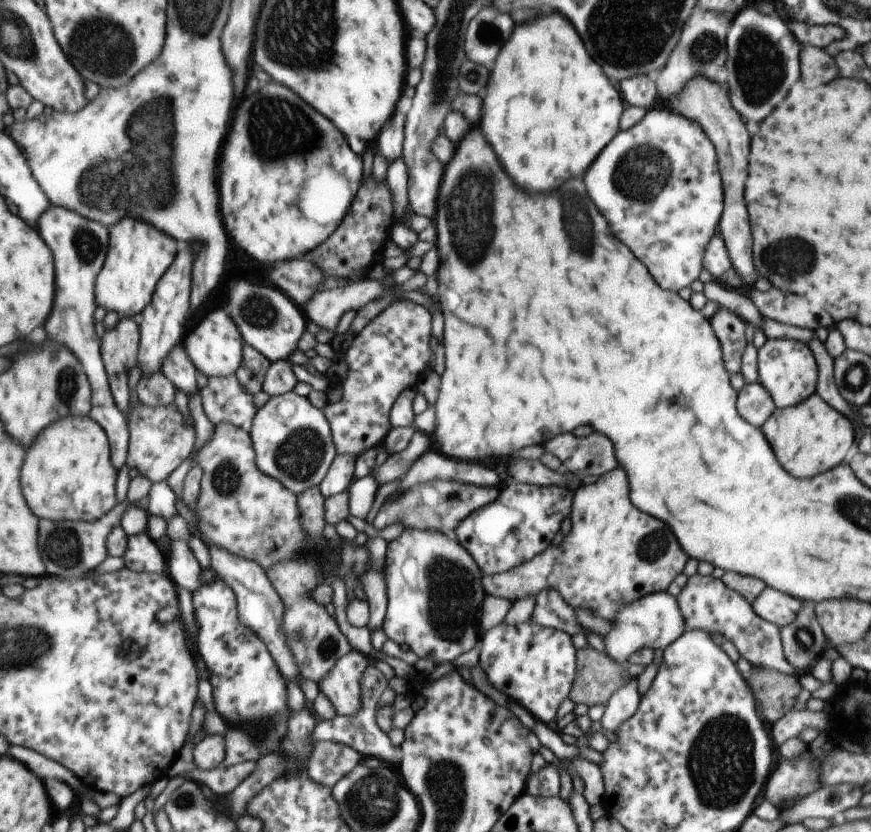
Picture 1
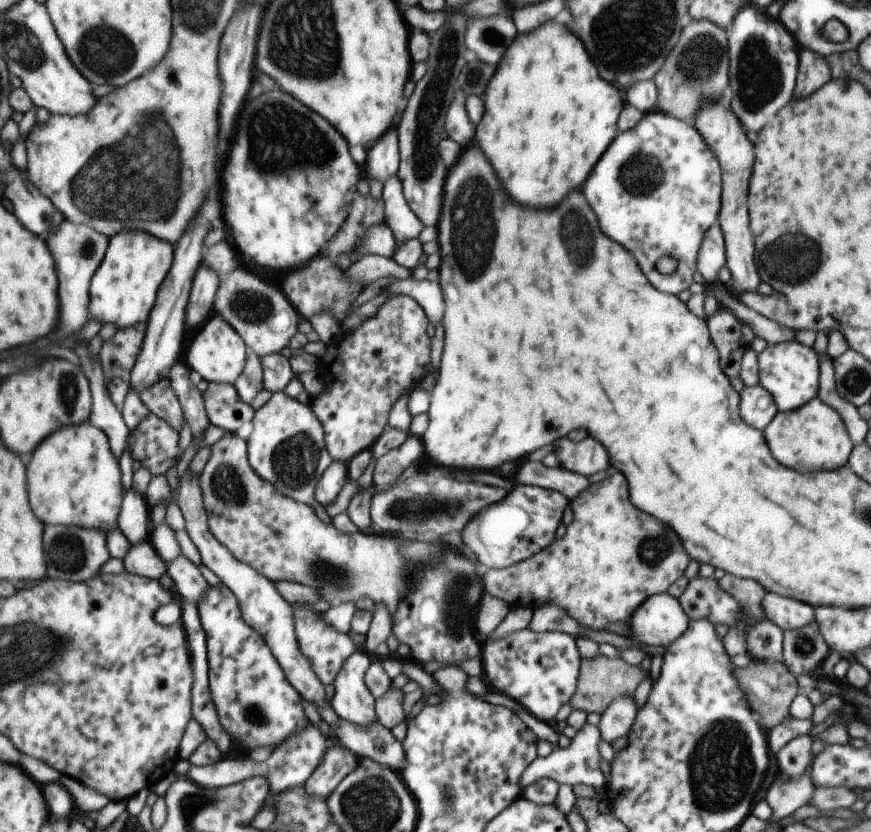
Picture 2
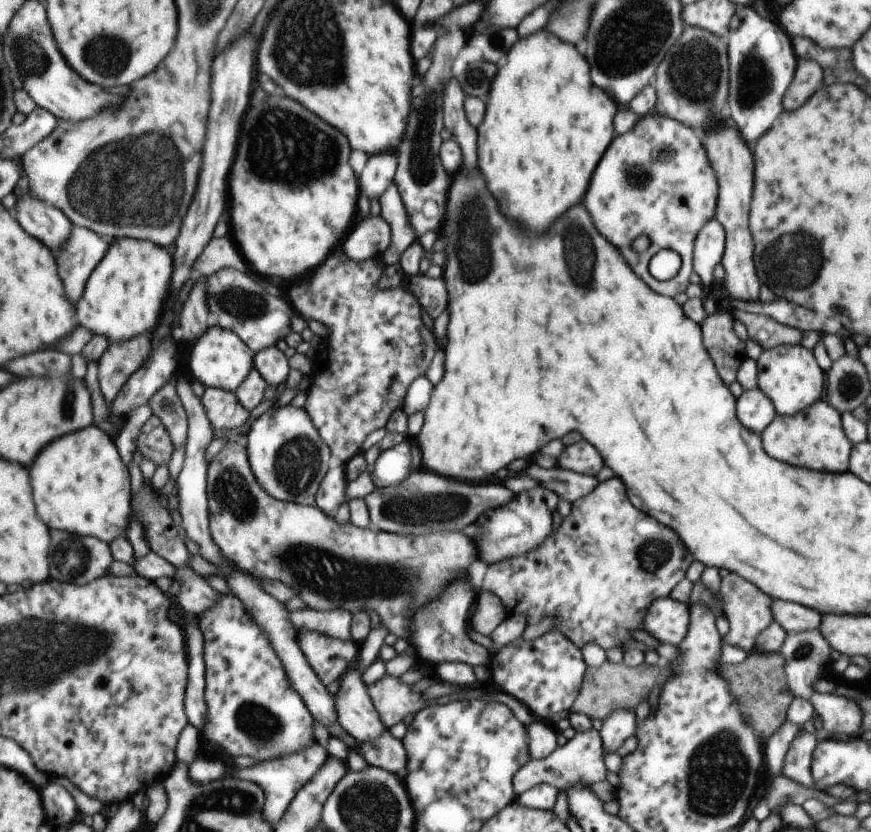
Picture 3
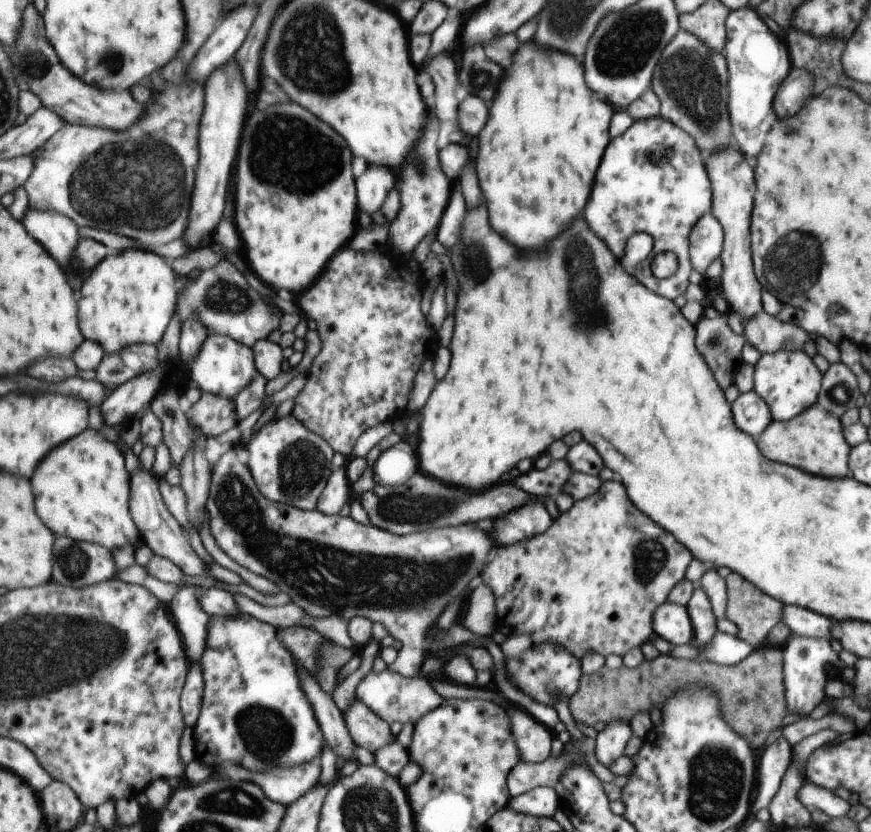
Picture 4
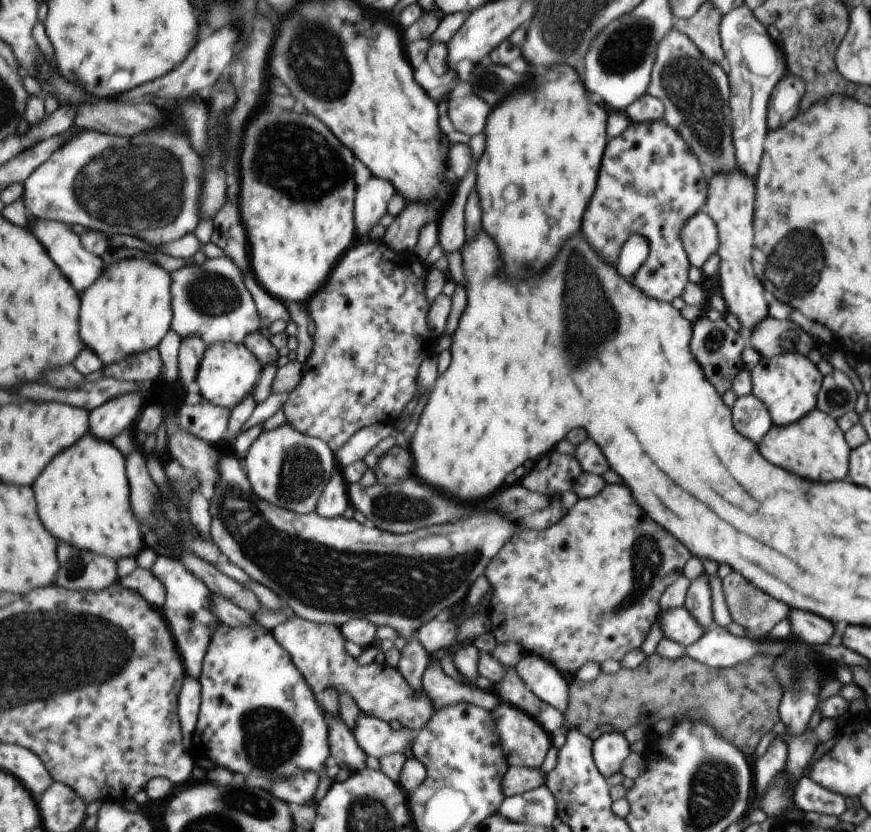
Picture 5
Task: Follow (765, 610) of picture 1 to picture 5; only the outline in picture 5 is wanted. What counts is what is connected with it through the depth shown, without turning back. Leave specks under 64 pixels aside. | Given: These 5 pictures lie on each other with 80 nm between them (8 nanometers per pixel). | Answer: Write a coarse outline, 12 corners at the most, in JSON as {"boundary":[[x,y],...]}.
{"boundary":[[793,610],[787,617],[794,639],[817,646],[831,636],[831,624]]}

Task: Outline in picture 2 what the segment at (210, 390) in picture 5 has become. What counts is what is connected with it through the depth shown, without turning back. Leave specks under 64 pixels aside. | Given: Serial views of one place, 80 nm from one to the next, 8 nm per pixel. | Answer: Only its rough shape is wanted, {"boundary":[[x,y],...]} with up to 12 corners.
{"boundary":[[221,314],[193,334],[184,357],[208,383],[235,384],[251,353]]}

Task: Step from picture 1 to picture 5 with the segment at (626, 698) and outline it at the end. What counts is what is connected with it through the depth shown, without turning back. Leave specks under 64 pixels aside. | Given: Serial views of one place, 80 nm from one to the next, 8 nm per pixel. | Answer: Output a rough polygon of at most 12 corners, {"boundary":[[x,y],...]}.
{"boundary":[[622,731],[592,740],[592,761],[602,775],[621,770],[630,753]]}

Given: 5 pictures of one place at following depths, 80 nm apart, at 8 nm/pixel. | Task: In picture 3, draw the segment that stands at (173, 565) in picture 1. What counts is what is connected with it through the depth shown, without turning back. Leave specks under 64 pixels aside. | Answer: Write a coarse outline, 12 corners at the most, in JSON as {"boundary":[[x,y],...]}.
{"boundary":[[189,565],[175,567],[177,601],[199,616],[221,594]]}

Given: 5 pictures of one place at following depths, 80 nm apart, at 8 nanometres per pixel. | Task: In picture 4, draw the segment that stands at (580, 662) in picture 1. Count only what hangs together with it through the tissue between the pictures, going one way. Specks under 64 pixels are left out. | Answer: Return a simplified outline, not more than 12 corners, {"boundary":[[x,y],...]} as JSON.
{"boundary":[[781,647],[733,667],[657,655],[581,675],[573,720],[597,726],[707,683],[758,746],[789,718]]}

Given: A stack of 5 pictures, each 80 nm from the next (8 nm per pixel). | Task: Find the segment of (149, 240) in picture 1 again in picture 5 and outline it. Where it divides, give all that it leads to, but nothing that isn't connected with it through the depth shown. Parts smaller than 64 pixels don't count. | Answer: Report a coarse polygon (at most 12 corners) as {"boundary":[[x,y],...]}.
{"boundary":[[108,264],[81,296],[81,336],[115,365],[158,348],[172,274]]}

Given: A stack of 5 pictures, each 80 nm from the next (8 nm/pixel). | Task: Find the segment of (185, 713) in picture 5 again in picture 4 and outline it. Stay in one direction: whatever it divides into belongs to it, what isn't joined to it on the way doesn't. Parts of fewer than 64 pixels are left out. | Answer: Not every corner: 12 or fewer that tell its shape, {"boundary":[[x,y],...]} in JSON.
{"boundary":[[202,664],[190,666],[181,701],[192,729],[204,705]]}

